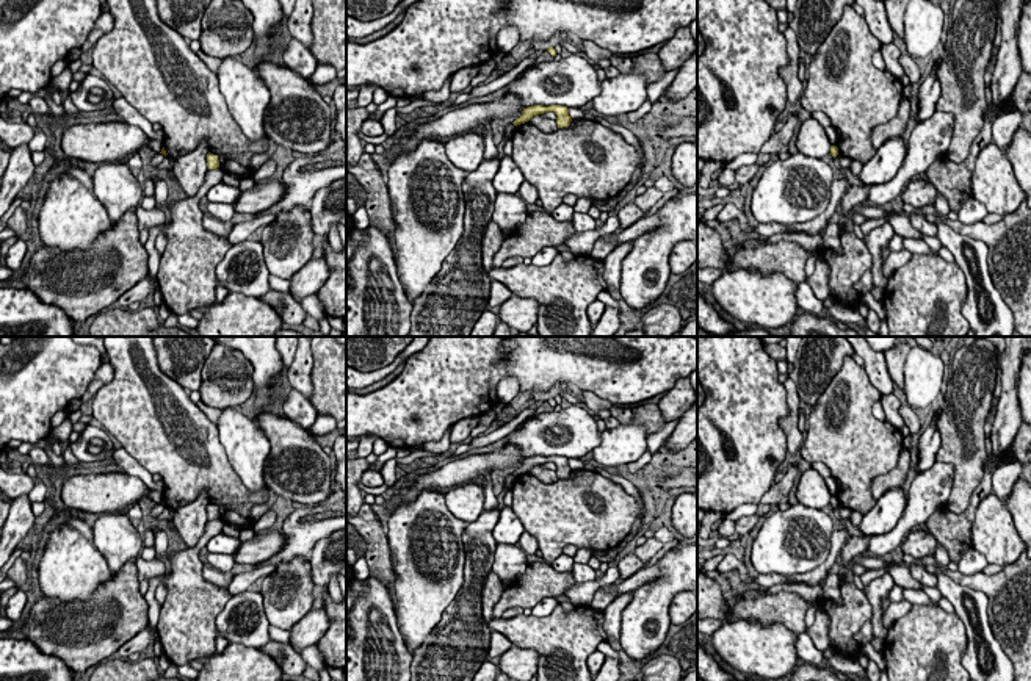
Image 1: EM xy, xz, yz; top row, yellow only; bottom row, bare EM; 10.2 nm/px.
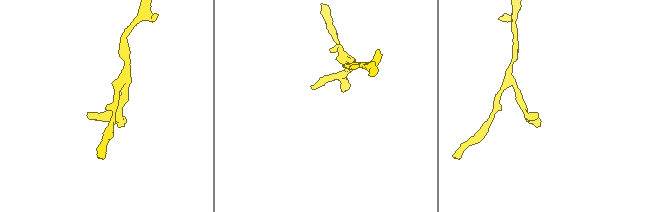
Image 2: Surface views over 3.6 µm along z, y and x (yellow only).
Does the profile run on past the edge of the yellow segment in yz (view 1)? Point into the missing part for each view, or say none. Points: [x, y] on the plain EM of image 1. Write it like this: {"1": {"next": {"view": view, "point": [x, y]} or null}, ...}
{"1": {"next": null}}

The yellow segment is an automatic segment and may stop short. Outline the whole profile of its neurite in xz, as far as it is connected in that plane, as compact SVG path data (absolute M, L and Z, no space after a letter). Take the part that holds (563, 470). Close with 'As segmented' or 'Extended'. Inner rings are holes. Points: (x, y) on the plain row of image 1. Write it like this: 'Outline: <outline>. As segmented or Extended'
Outline: M534 456L523 459L522 467L517 468L512 474L517 477L520 474L528 473L533 467L544 465L548 462L553 462L558 467L556 468L558 479L570 476L572 468L569 467L569 459L561 456L550 456L550 457Z. As segmented

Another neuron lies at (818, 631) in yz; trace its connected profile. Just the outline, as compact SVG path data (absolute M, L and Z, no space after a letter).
M818 607L815 614L815 623L805 629L813 645L819 651L824 651L830 647L829 625L830 625L829 615L821 607Z

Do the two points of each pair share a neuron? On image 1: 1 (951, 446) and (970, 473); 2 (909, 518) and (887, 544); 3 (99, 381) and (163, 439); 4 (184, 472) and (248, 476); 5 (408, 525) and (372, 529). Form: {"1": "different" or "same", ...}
{"1": "same", "2": "same", "3": "different", "4": "different", "5": "different"}

